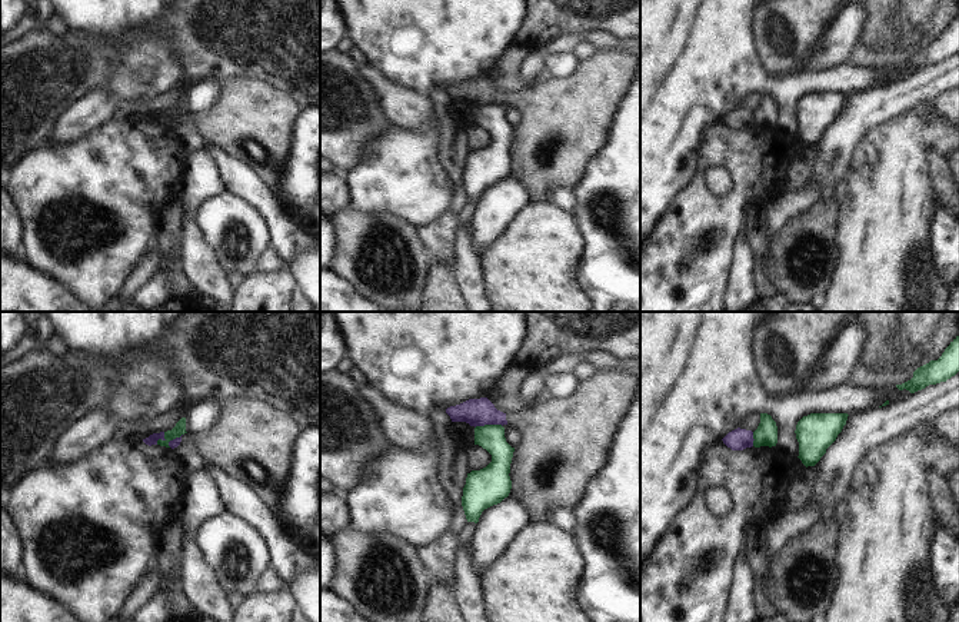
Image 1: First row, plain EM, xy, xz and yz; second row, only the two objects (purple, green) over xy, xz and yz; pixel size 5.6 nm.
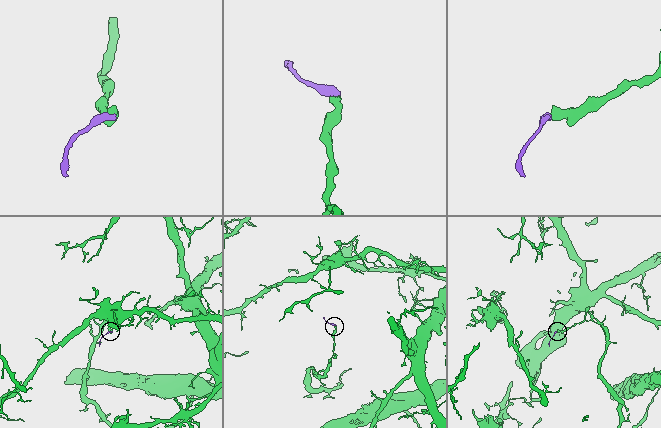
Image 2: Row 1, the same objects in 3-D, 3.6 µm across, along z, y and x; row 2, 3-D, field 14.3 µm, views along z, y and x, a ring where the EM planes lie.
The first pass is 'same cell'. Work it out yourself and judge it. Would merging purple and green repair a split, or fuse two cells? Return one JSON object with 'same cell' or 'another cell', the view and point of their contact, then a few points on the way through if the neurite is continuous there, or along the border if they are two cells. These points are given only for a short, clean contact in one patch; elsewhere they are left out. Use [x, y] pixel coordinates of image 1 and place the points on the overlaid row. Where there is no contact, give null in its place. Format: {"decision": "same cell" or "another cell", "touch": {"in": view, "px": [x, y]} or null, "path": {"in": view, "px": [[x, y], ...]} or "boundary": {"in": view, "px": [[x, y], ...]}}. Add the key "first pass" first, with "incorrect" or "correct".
{"first pass": "incorrect", "decision": "another cell", "touch": {"in": "xz", "px": [488, 423]}, "boundary": {"in": "xz", "px": [[502, 425], [478, 425], [475, 428]]}}

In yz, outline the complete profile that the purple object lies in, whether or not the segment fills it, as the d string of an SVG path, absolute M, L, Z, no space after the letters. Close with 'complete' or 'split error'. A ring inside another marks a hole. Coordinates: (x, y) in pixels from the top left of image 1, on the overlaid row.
M737 428L729 432L722 440L732 450L743 450L752 448L755 439L752 430Z; complete

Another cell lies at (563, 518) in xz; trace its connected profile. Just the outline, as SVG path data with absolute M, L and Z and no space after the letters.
M562 508L552 510L549 522L570 533L576 525L576 518L572 509Z

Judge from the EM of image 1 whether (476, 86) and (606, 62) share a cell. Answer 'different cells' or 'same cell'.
same cell

